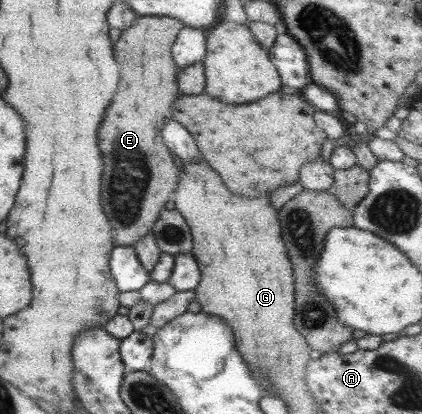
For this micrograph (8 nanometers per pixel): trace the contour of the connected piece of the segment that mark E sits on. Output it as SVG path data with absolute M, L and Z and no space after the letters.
M136 16L132 26L120 31L113 45L113 57L118 65L118 88L98 126L98 148L104 164L100 180L100 204L112 227L112 242L115 246L133 246L148 233L164 209L163 203L172 197L177 186L179 171L163 143L160 128L172 118L172 103L180 95L176 83L177 66L171 56L171 47L182 27L182 22L170 16Z

